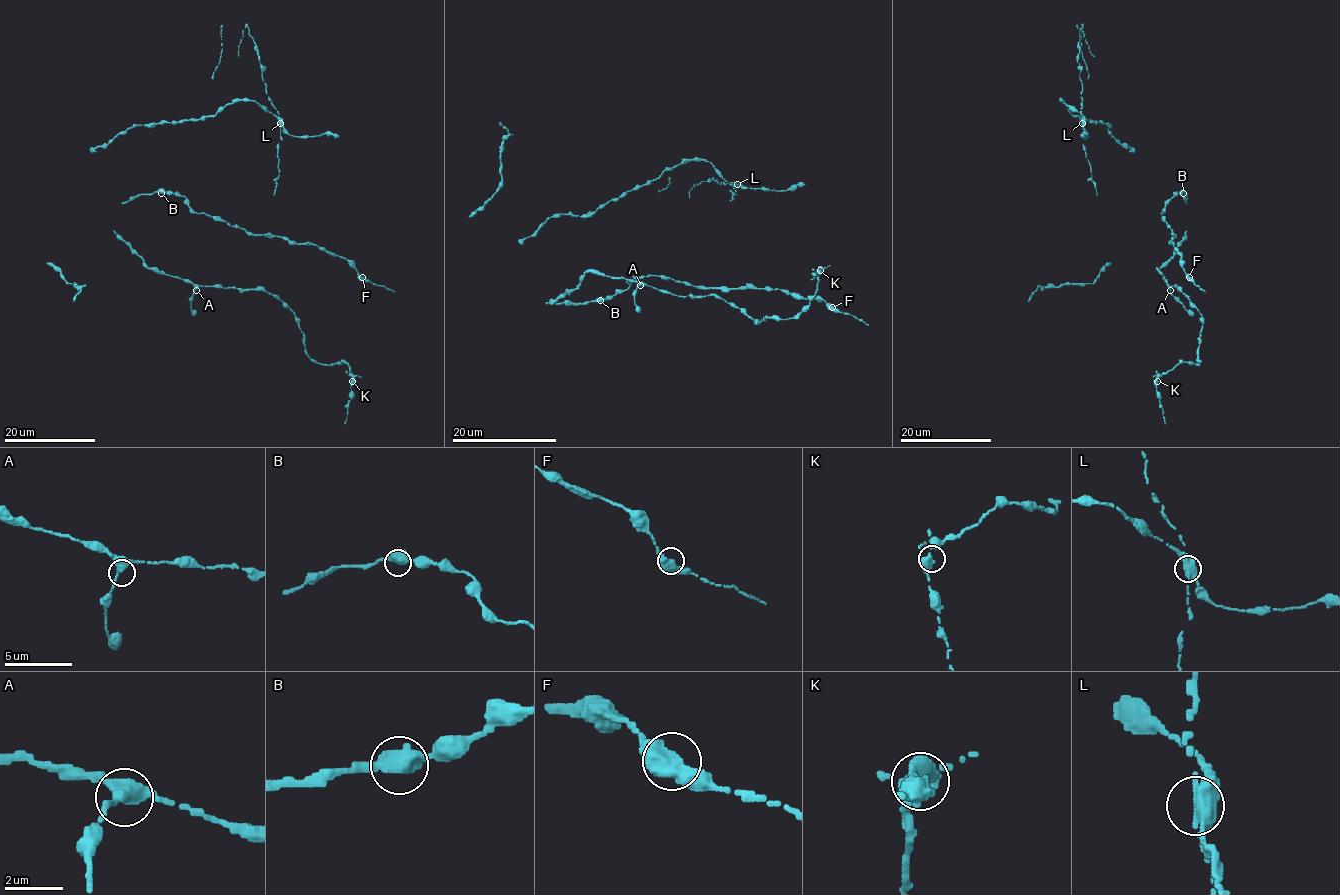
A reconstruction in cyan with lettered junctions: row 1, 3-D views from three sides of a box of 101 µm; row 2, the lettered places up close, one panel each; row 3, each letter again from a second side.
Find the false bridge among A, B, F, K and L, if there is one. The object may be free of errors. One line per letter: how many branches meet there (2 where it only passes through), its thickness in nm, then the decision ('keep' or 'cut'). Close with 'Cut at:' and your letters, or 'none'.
A: branches 3; calibre 300 nm; keep
B: branches 3; calibre 400 nm; keep
F: branches 3; calibre 360 nm; keep
K: branches 3; calibre 320 nm; keep
L: branches 3; calibre 400 nm; cut
Cut at: L

